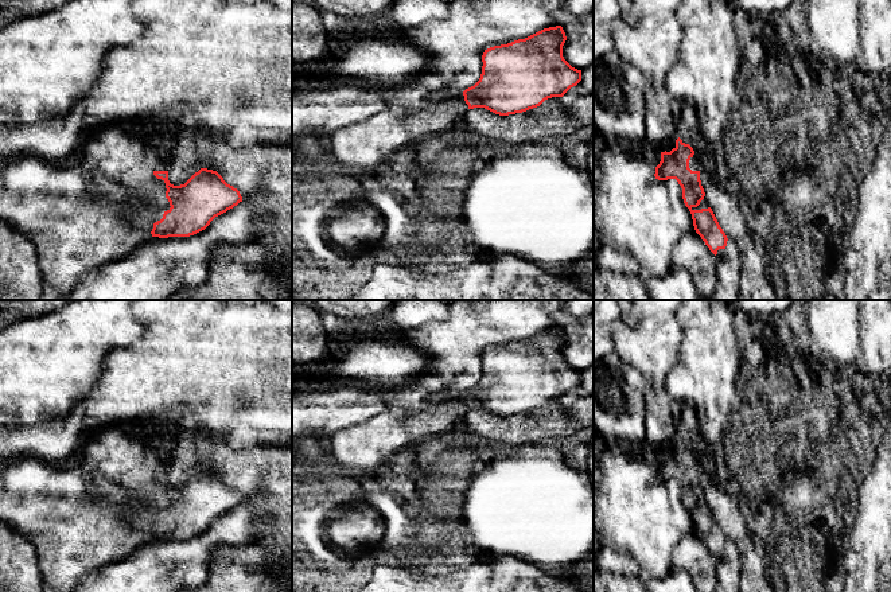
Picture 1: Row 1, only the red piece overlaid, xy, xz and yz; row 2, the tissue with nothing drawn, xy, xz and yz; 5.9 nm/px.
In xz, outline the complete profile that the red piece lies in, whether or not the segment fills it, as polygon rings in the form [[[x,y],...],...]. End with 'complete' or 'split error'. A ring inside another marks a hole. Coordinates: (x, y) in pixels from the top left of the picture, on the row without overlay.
[[[556,327],[490,348],[482,357],[482,375],[474,387],[455,398],[428,402],[416,409],[390,406],[362,424],[335,431],[326,437],[328,459],[345,467],[347,475],[361,478],[393,452],[454,433],[470,410],[485,409],[509,417],[537,409],[548,400],[563,398],[581,382],[581,371],[572,369],[563,358],[565,342],[563,328]]] | split error

